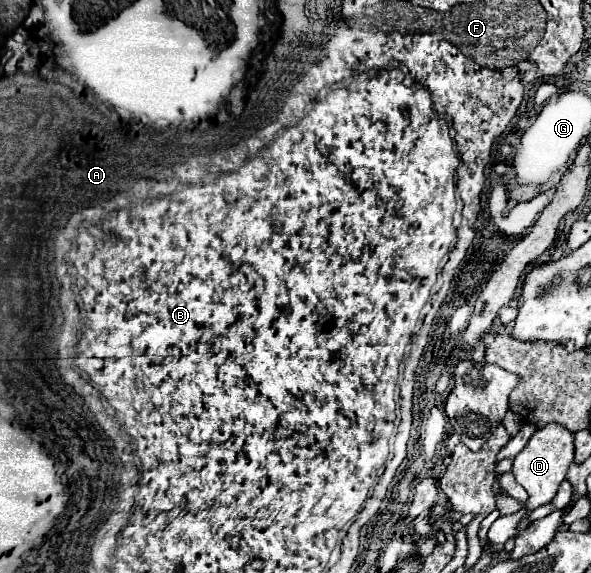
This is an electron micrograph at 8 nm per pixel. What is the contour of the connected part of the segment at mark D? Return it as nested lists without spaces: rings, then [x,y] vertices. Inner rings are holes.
[[[546,424],[544,428],[538,428],[532,438],[528,440],[526,448],[516,454],[512,474],[516,476],[518,484],[522,484],[528,492],[528,502],[526,502],[526,512],[530,514],[542,504],[552,502],[556,496],[560,484],[568,476],[568,468],[574,462],[574,434],[566,430],[562,424]]]

